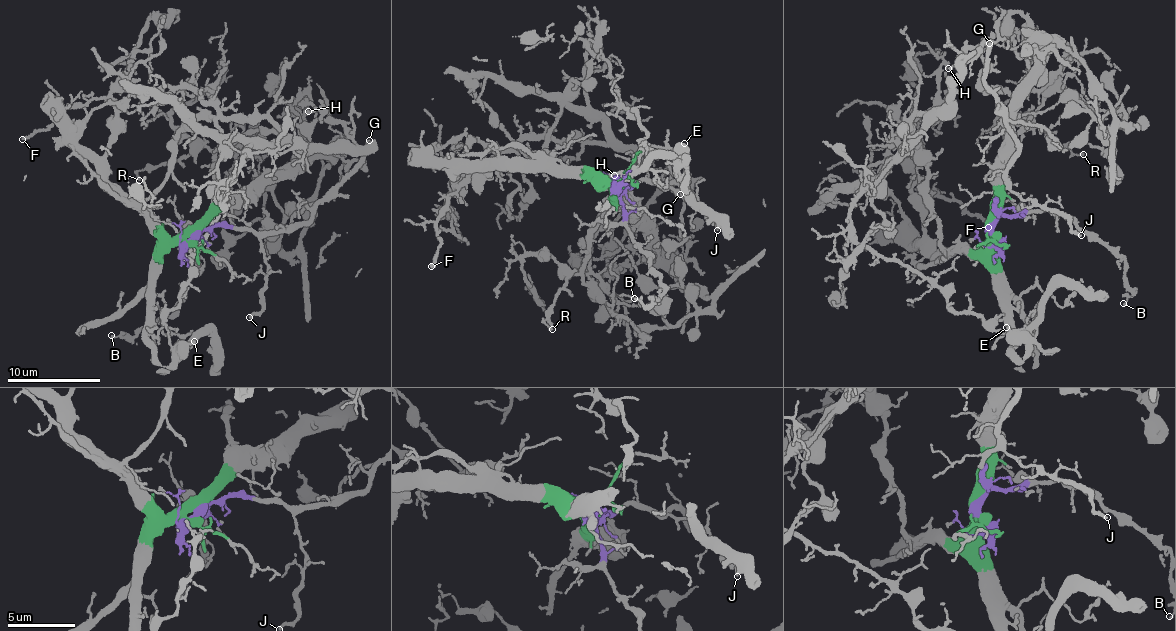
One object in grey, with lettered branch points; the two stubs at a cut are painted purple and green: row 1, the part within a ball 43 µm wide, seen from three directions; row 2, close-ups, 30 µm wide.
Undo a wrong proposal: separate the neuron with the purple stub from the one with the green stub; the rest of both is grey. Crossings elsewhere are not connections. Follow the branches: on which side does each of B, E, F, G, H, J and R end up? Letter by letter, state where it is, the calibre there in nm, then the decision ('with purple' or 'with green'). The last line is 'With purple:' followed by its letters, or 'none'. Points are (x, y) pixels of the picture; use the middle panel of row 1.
B: place (634, 298); calibre 100 nm; with purple
E: place (684, 143); calibre 170 nm; with green
F: place (431, 266); calibre 220 nm; with green
G: place (680, 194); calibre 340 nm; with purple
H: place (614, 175); calibre 180 nm; with green
J: place (717, 230); calibre 190 nm; with purple
R: place (552, 329); calibre 130 nm; with green
With purple: B, G, J

